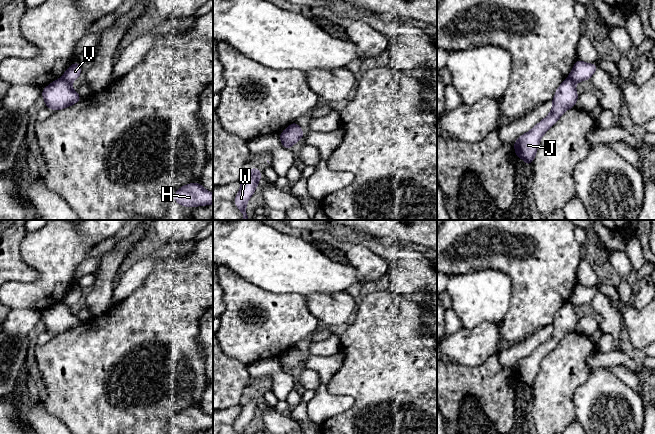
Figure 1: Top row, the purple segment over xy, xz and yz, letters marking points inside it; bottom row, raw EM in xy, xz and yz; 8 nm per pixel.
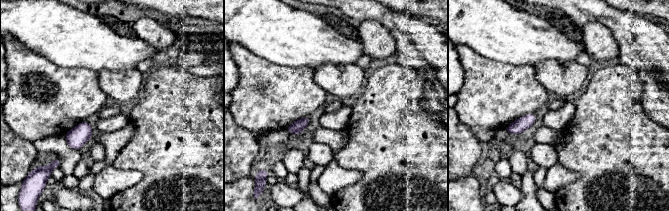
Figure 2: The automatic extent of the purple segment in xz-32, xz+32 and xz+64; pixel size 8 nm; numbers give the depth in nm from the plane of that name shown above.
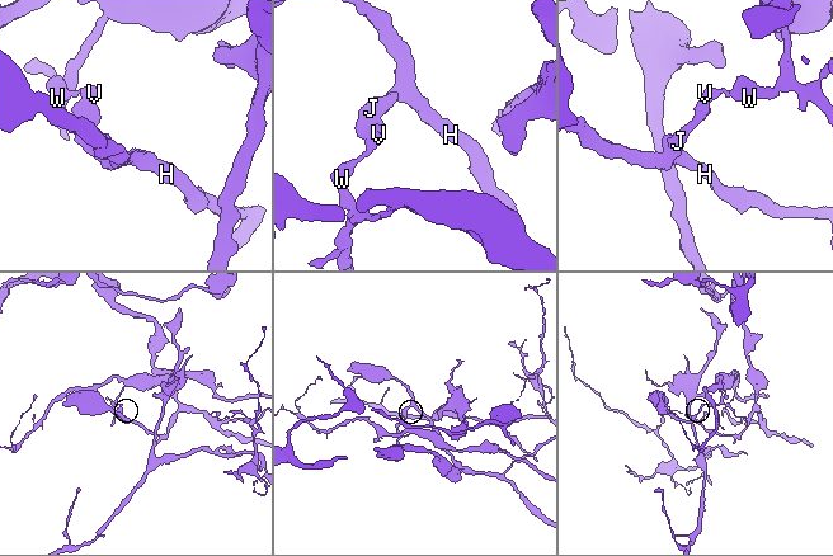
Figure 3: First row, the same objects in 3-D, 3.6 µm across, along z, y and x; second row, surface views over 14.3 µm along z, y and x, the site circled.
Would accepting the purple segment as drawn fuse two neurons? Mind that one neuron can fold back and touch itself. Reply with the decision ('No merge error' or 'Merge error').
Merge error

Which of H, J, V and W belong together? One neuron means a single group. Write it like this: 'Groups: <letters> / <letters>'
Groups: H J / V W

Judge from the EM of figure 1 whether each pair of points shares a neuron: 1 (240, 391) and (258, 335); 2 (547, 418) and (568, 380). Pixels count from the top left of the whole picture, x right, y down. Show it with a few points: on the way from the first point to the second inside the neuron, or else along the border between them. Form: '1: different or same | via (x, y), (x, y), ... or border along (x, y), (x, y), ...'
1: different | border along (226, 354), (246, 366)
2: same | via (553, 409), (553, 395), (559, 389)

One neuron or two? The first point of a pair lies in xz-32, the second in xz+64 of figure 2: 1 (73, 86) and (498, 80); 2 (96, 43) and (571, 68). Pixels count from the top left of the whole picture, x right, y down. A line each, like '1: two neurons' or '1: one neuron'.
1: one neuron
2: two neurons

